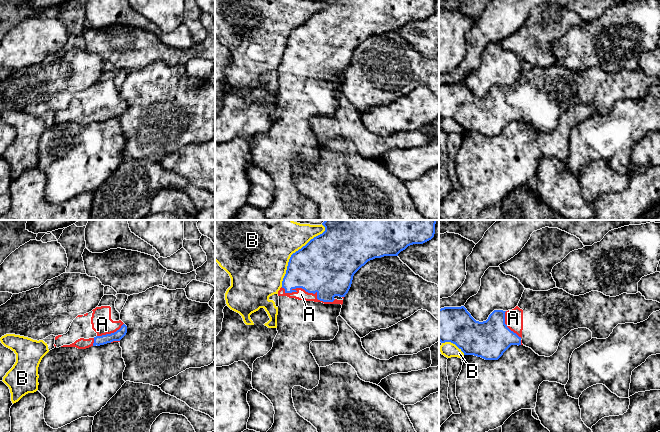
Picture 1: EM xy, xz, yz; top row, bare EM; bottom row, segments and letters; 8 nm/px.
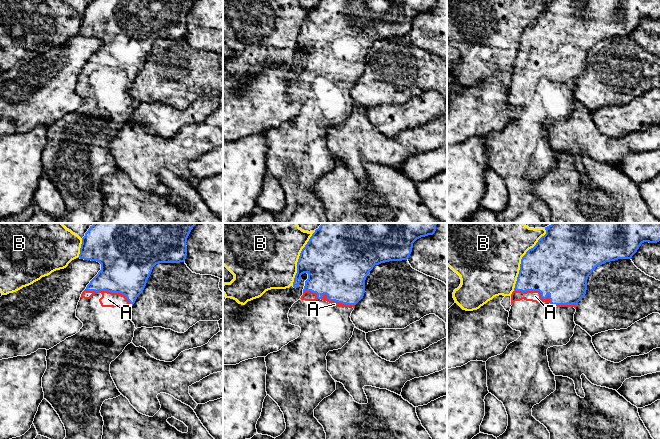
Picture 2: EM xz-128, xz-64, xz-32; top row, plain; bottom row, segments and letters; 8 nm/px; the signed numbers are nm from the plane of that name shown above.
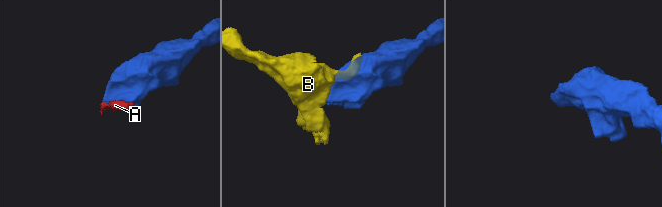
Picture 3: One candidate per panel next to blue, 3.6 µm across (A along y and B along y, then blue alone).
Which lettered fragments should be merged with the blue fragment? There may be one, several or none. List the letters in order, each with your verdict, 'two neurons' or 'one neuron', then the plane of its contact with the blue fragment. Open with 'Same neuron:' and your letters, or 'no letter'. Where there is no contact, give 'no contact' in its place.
Same neuron: A
A: one neuron; contact in xz
B: two neurons; contact in xz

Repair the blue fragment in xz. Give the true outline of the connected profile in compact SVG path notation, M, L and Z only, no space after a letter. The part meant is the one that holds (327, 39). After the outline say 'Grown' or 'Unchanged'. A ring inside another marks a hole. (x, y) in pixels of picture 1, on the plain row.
M322 0L325 3L325 7L311 15L305 22L293 29L289 35L286 50L282 57L282 63L278 67L279 82L277 91L277 111L273 118L272 125L263 133L257 134L253 139L252 148L252 163L258 168L265 171L273 180L274 183L274 199L272 203L264 210L264 214L268 220L319 220L317 205L303 193L301 193L293 179L292 165L294 162L301 162L307 166L312 166L319 160L320 156L320 143L317 140L313 130L310 127L310 119L312 117L330 117L335 114L339 107L337 99L337 93L340 92L343 75L348 69L354 50L364 42L368 37L375 34L381 34L384 32L398 32L398 30L405 26L408 22L413 20L423 20L434 13L435 0Z. Grown

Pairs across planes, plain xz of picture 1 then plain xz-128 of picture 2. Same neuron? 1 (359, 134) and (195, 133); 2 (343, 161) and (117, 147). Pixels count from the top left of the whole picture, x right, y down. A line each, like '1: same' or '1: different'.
1: same
2: different

